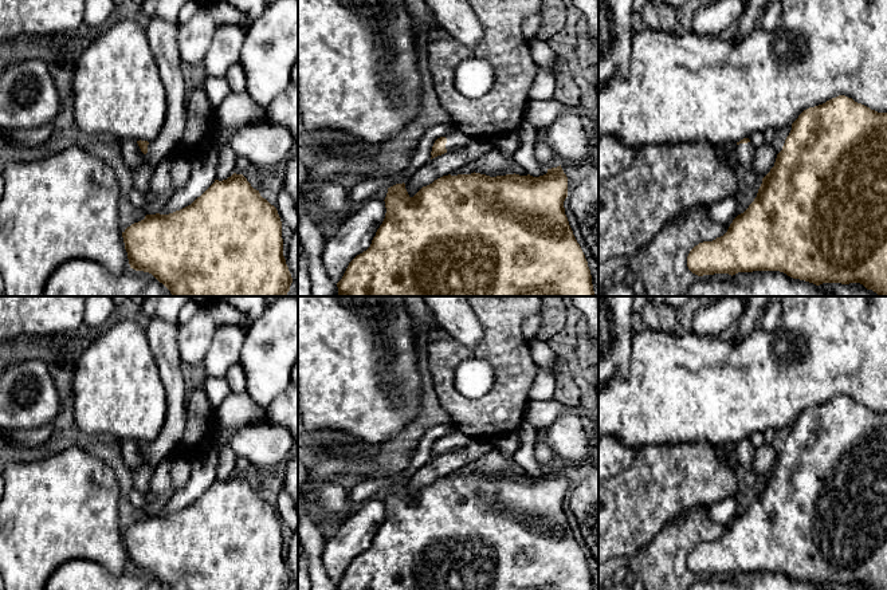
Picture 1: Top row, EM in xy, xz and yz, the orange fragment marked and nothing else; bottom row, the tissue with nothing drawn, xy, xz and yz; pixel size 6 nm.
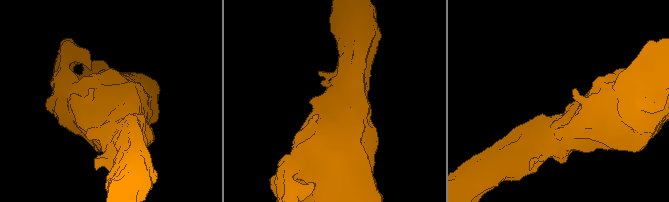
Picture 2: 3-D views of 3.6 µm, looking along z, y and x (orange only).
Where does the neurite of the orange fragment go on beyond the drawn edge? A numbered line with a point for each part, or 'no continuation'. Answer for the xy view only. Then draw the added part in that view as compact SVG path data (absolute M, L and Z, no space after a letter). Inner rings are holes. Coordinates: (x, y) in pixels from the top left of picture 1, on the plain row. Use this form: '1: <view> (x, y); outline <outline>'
1: xy (163, 337); outline M160 318L148 319L146 337L160 367L160 377L165 386L168 412L160 434L149 442L145 459L154 467L174 452L184 436L187 421L187 397L181 373L181 359L177 346L178 326Z

